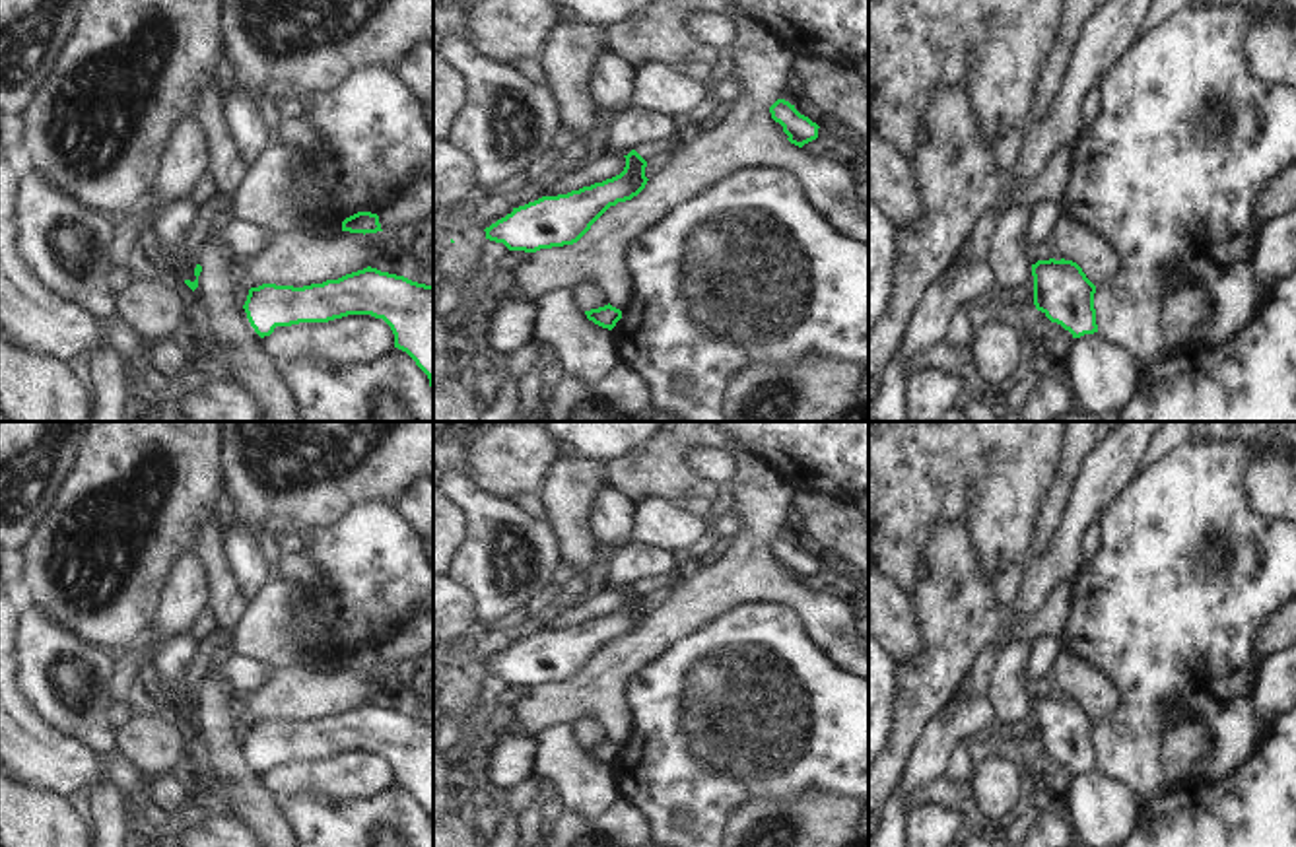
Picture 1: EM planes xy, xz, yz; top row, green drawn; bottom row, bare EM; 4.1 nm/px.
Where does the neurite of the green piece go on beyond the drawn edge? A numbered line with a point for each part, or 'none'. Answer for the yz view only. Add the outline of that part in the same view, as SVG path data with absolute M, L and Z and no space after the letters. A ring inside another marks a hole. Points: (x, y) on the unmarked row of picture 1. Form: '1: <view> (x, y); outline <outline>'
none

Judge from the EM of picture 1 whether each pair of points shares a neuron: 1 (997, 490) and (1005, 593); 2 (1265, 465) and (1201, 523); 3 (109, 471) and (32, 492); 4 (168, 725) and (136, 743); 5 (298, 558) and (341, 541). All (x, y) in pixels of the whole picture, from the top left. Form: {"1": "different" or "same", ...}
{"1": "different", "2": "different", "3": "different", "4": "same", "5": "different"}

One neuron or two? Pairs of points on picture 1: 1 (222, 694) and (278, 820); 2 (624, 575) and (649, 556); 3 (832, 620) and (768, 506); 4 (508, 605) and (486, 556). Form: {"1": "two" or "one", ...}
{"1": "one", "2": "one", "3": "one", "4": "one"}

